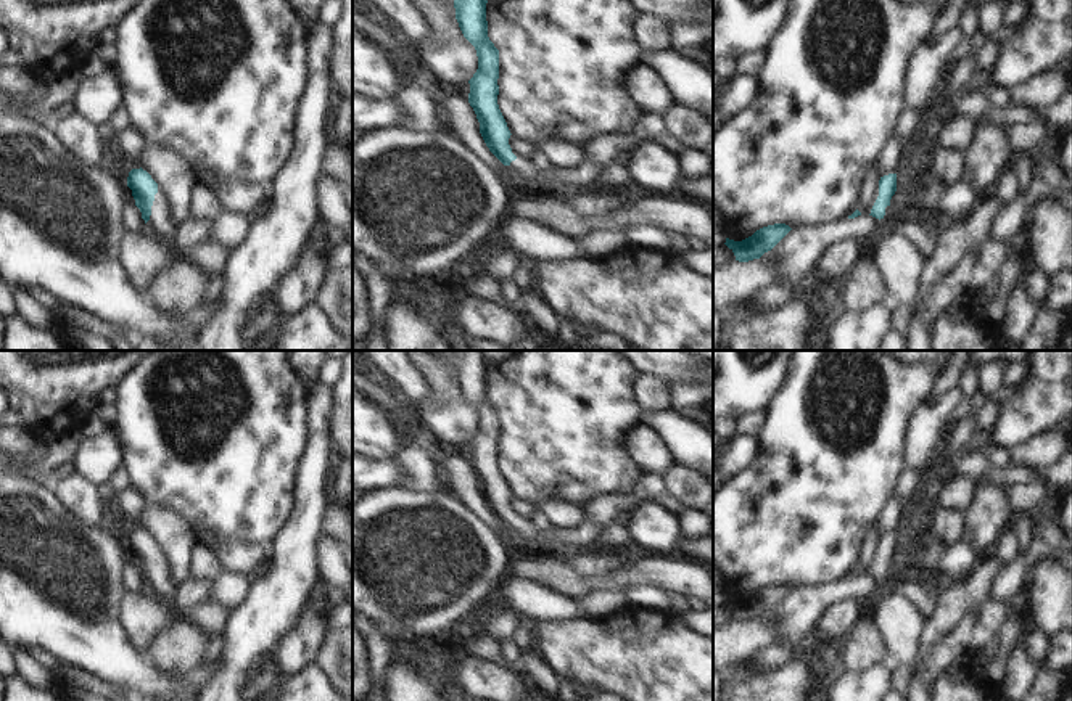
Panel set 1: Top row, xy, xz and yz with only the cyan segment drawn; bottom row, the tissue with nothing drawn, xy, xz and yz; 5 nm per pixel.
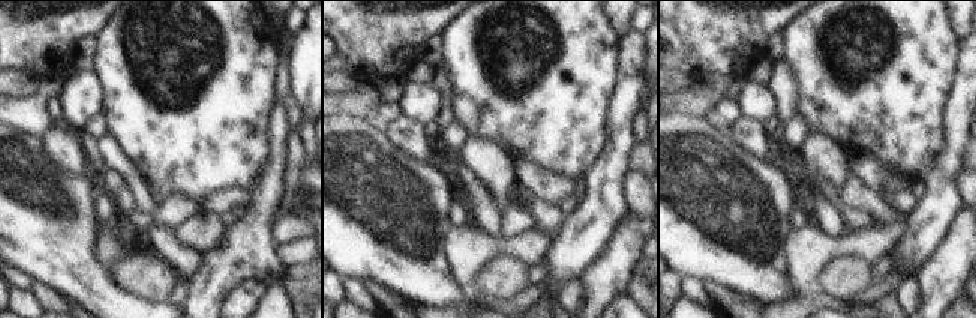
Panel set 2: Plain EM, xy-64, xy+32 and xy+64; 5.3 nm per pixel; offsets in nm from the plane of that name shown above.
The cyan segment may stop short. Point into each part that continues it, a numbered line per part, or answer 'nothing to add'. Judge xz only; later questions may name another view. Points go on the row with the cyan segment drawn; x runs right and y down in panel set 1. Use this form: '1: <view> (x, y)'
1: xz (519, 166)

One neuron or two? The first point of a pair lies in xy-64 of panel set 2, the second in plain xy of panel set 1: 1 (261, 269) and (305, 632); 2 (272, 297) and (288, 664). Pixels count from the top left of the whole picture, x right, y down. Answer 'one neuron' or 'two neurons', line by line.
1: two neurons
2: two neurons

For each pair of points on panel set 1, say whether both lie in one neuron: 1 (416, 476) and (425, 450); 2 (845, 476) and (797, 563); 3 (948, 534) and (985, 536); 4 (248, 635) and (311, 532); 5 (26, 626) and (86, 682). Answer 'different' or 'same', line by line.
1: same
2: same
3: different
4: same
5: different

